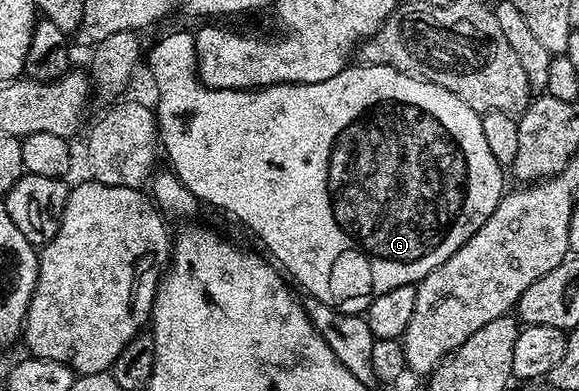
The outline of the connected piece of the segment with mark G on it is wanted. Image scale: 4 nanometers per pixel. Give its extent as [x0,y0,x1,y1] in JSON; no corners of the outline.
[145,30,505,315]

